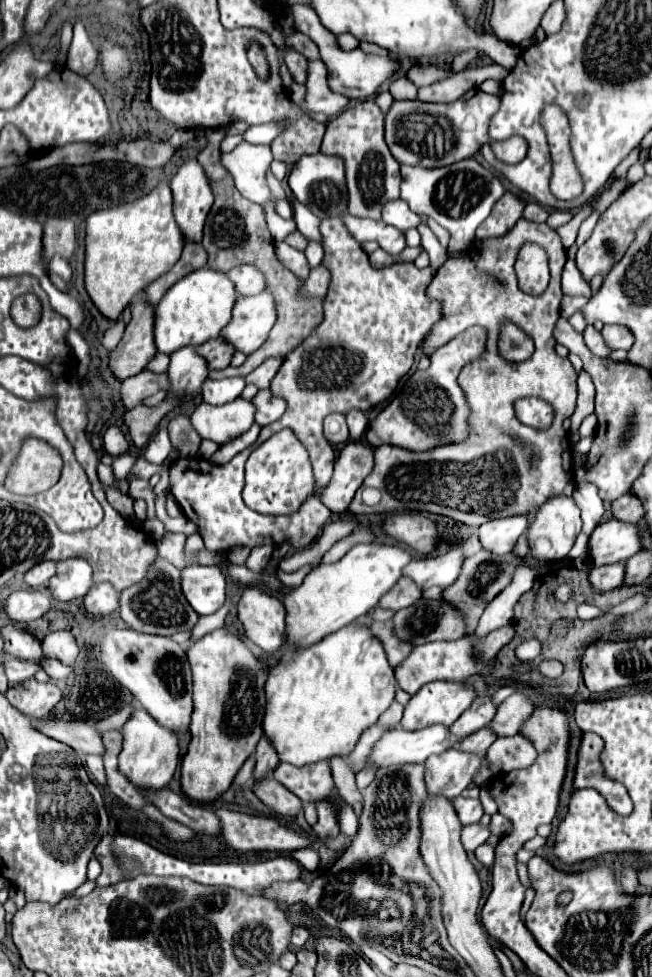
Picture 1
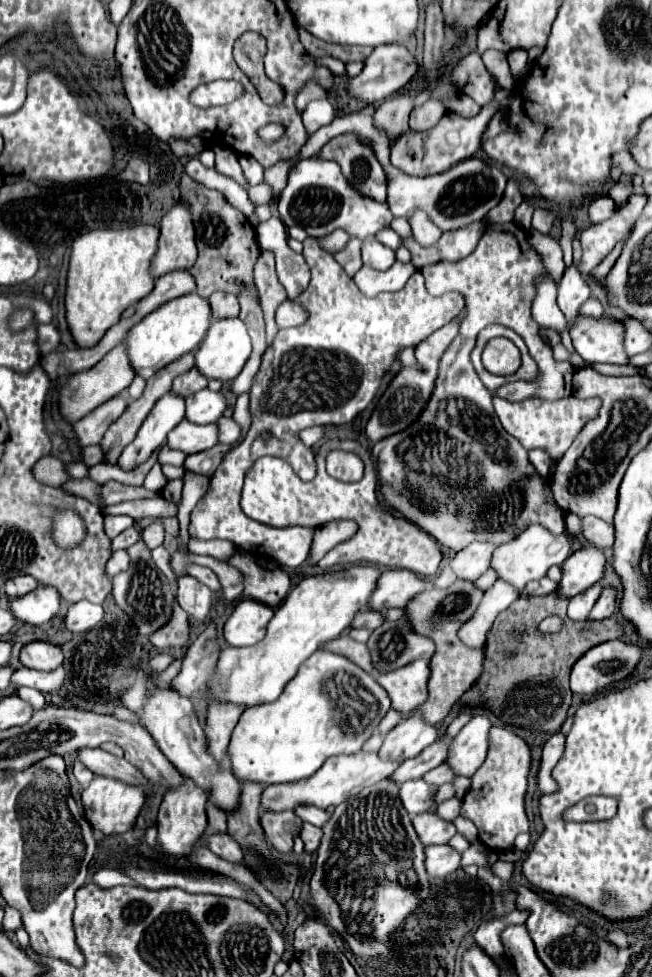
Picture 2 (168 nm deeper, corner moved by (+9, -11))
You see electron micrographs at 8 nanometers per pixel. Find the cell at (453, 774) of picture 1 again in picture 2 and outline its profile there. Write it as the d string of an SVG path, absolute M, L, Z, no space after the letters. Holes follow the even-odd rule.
M422 778L404 782L404 784L400 786L402 804L404 804L404 808L410 812L410 816L416 816L416 814L434 810L434 808L436 808L436 800L434 800L436 790L438 790L438 786L428 784L428 782L422 780Z

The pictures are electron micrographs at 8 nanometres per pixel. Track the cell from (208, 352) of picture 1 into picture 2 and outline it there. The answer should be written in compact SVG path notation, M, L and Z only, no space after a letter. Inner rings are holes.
M194 366L192 370L176 376L176 378L174 378L174 384L172 384L172 388L174 388L180 396L186 396L186 398L188 398L190 394L206 388L206 386L208 386L208 378L206 378L204 374L200 374L196 366Z

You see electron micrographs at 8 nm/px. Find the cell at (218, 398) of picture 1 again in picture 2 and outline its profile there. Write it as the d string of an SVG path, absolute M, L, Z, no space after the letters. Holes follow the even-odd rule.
M208 388L198 390L186 398L186 418L194 424L218 422L226 410L226 398L222 392L212 392Z

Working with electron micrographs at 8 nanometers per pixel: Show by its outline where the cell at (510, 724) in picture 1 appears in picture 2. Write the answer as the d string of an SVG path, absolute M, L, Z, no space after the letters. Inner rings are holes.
M478 714L458 732L454 752L450 752L450 760L446 760L458 776L472 776L484 764L490 748L490 728L490 718L486 714Z

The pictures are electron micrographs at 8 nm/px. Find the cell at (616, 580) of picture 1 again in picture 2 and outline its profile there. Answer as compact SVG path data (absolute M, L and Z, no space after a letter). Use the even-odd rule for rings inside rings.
M596 582L594 586L586 588L584 592L572 596L570 598L570 606L568 606L568 618L572 618L572 620L588 620L588 614L594 608L596 600L600 598L602 588L604 586L600 582Z

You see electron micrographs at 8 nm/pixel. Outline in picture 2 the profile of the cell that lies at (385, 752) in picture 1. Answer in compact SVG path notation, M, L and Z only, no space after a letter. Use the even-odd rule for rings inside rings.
M364 750L356 754L348 754L348 756L332 756L314 776L302 782L266 786L262 794L262 810L282 812L282 810L292 810L298 804L314 804L318 808L338 806L342 800L350 798L352 794L358 794L362 788L372 786L378 780L386 780L388 776L392 776L400 764L402 760L384 760L380 758L378 752L364 752Z

